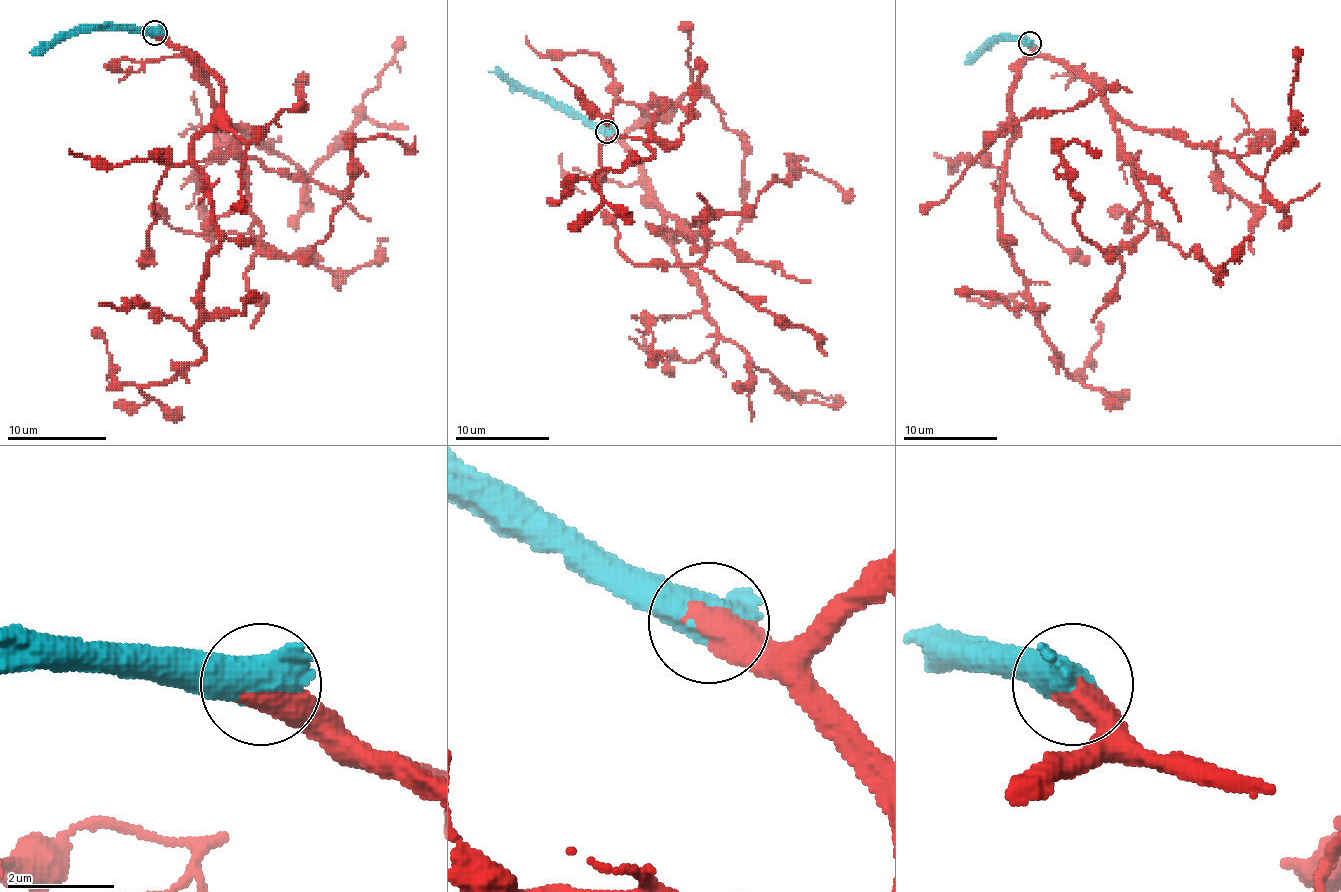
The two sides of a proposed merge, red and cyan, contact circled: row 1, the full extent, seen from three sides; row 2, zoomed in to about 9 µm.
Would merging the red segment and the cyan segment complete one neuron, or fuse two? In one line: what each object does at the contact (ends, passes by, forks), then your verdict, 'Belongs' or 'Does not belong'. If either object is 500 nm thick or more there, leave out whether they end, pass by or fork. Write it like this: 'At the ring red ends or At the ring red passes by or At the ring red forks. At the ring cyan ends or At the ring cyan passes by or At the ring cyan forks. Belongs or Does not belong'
Belongs

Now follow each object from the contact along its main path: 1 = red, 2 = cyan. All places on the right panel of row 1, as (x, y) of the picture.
1: (1030, 45), (1098, 90), (1122, 139), (1148, 226), (1108, 254), (1082, 235), (1061, 151), (1087, 141)
2: (1030, 43), (990, 43), (969, 61)

